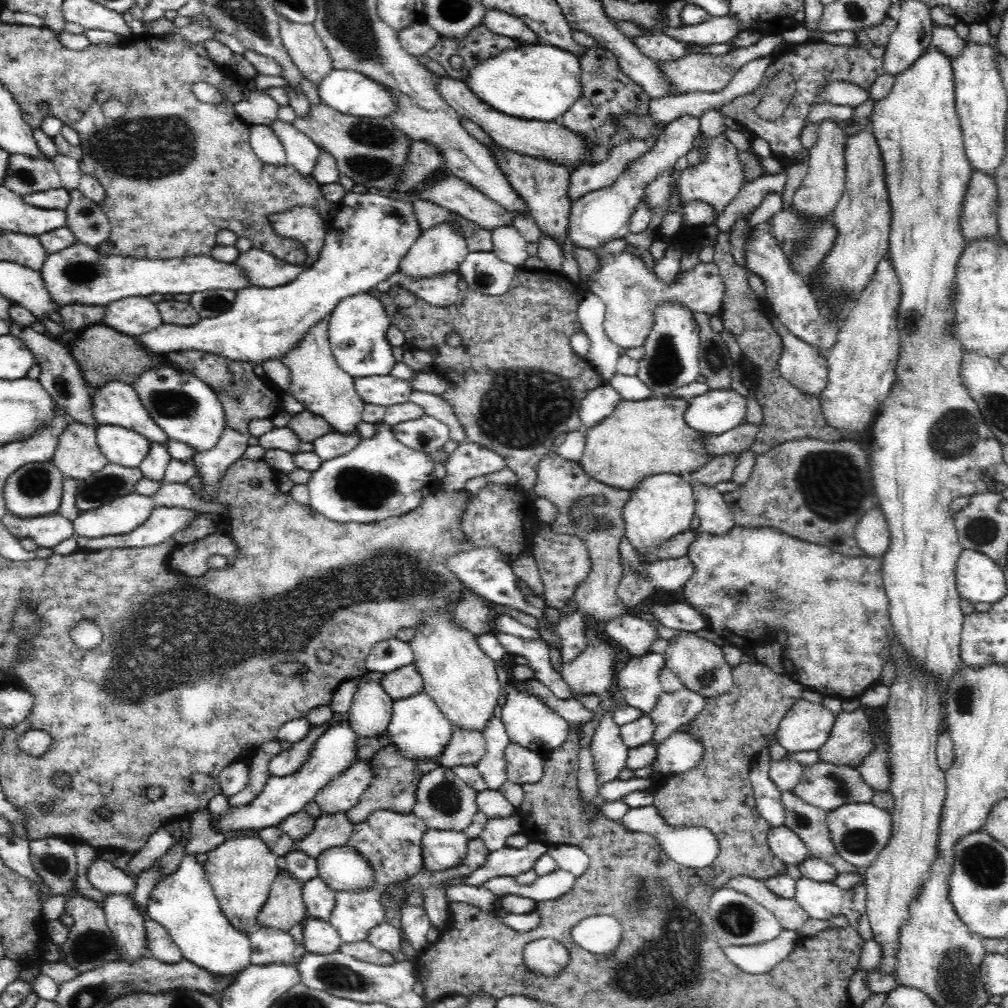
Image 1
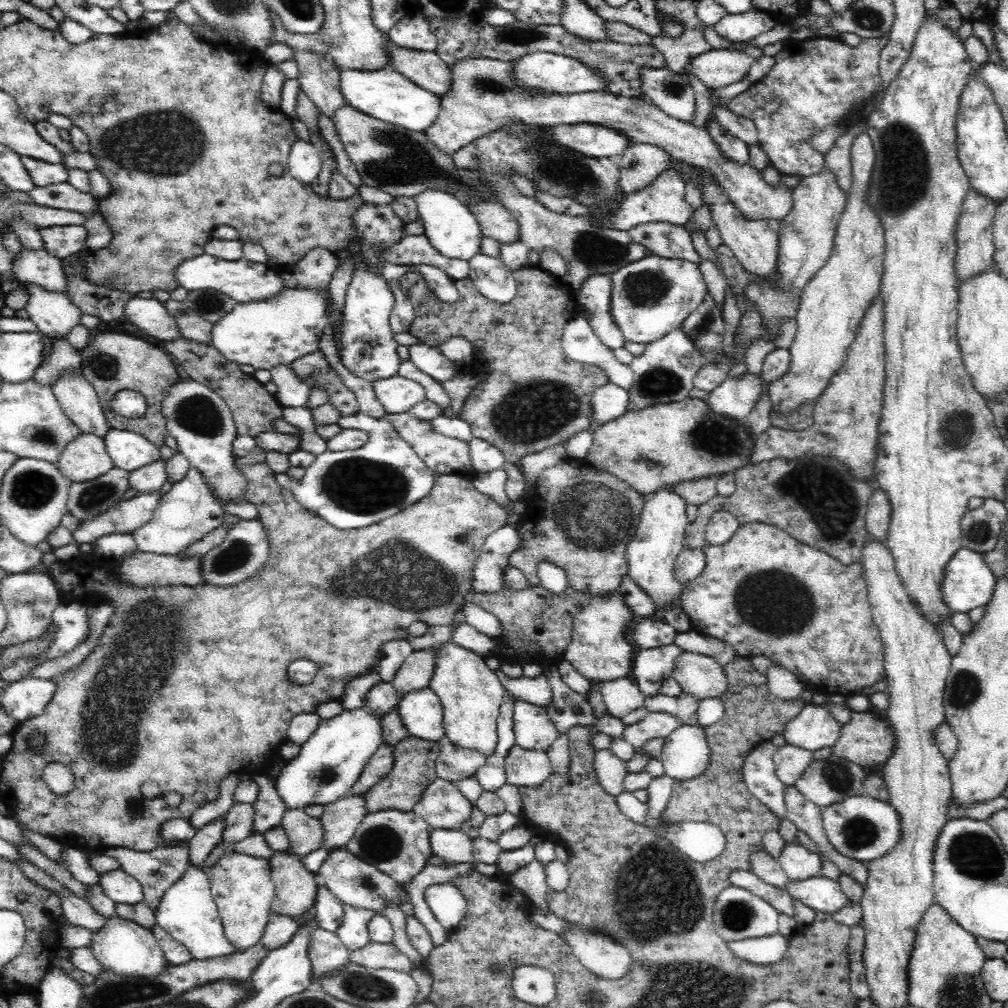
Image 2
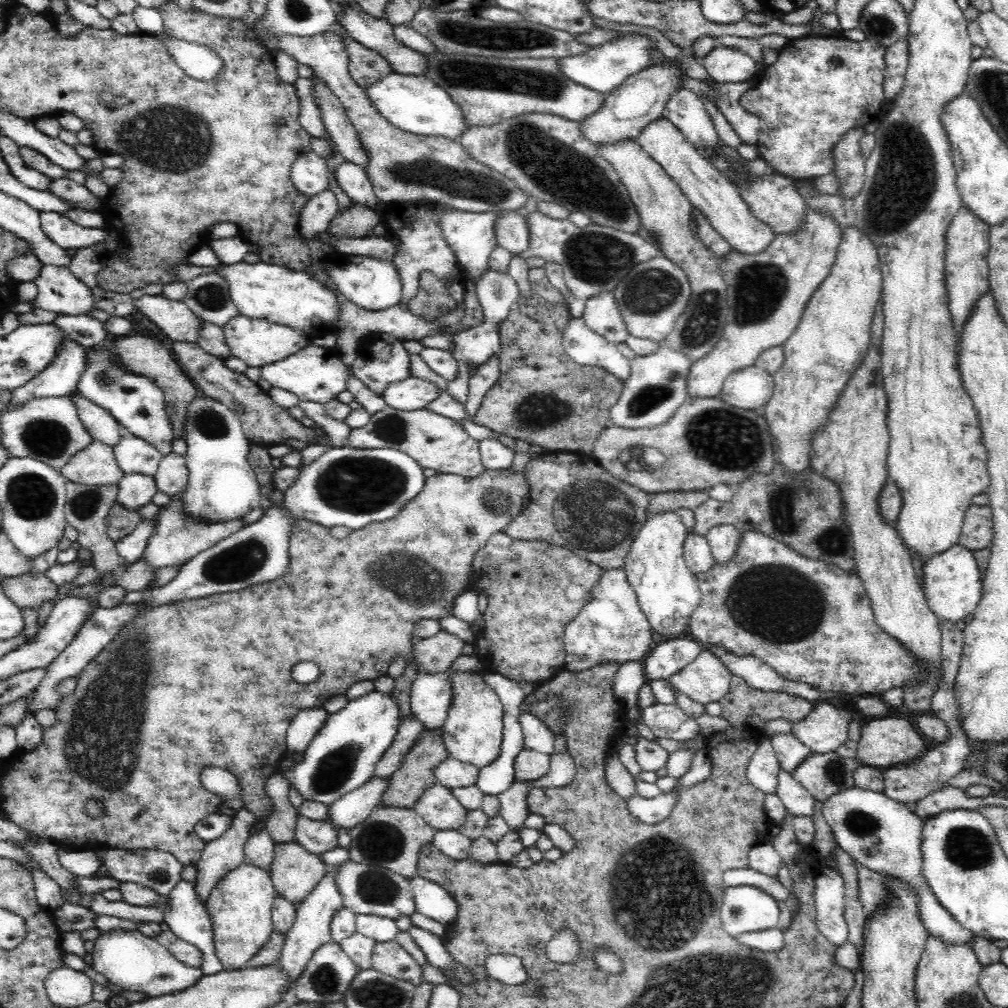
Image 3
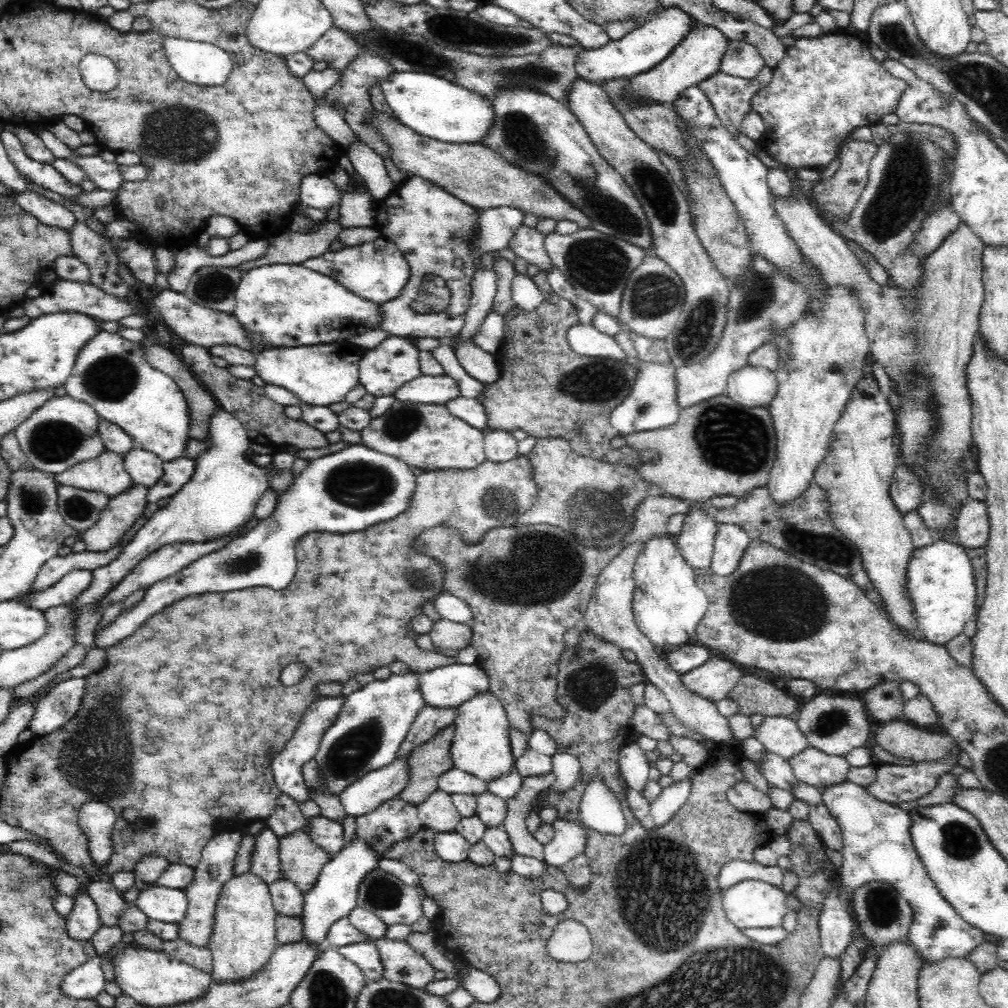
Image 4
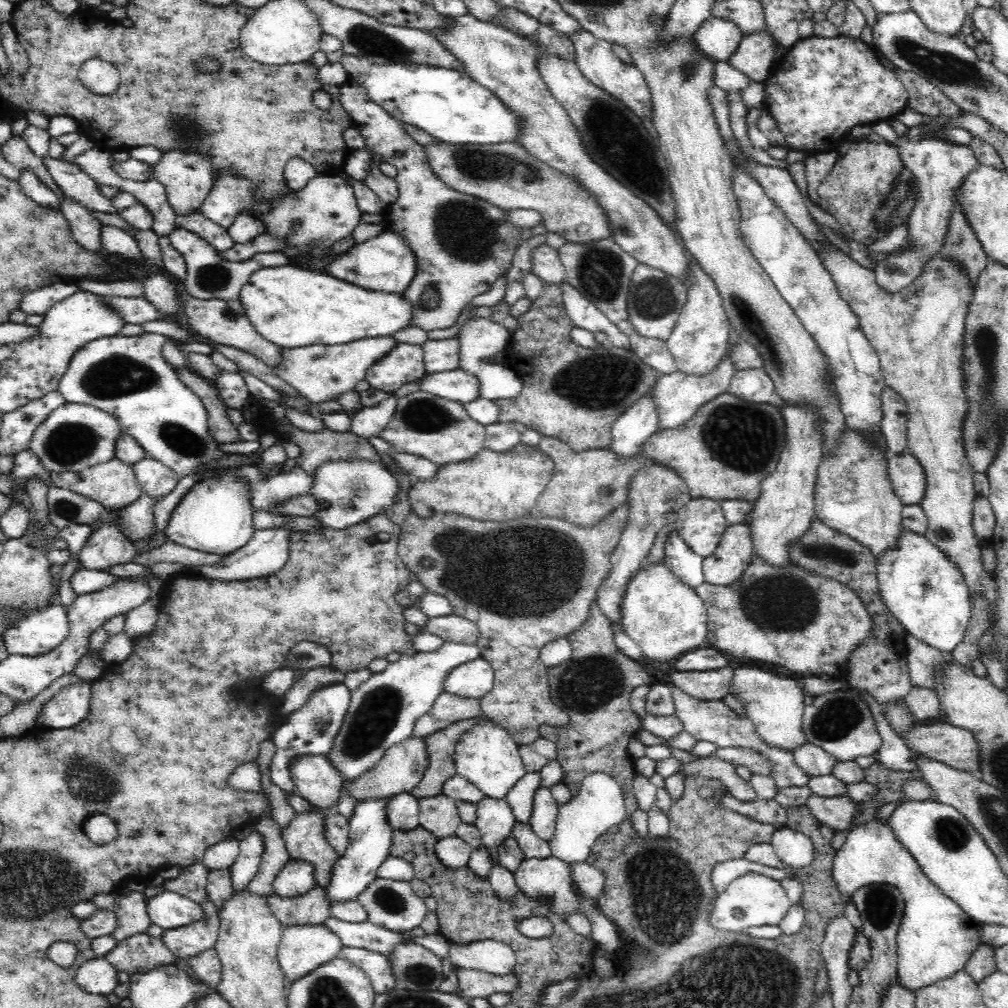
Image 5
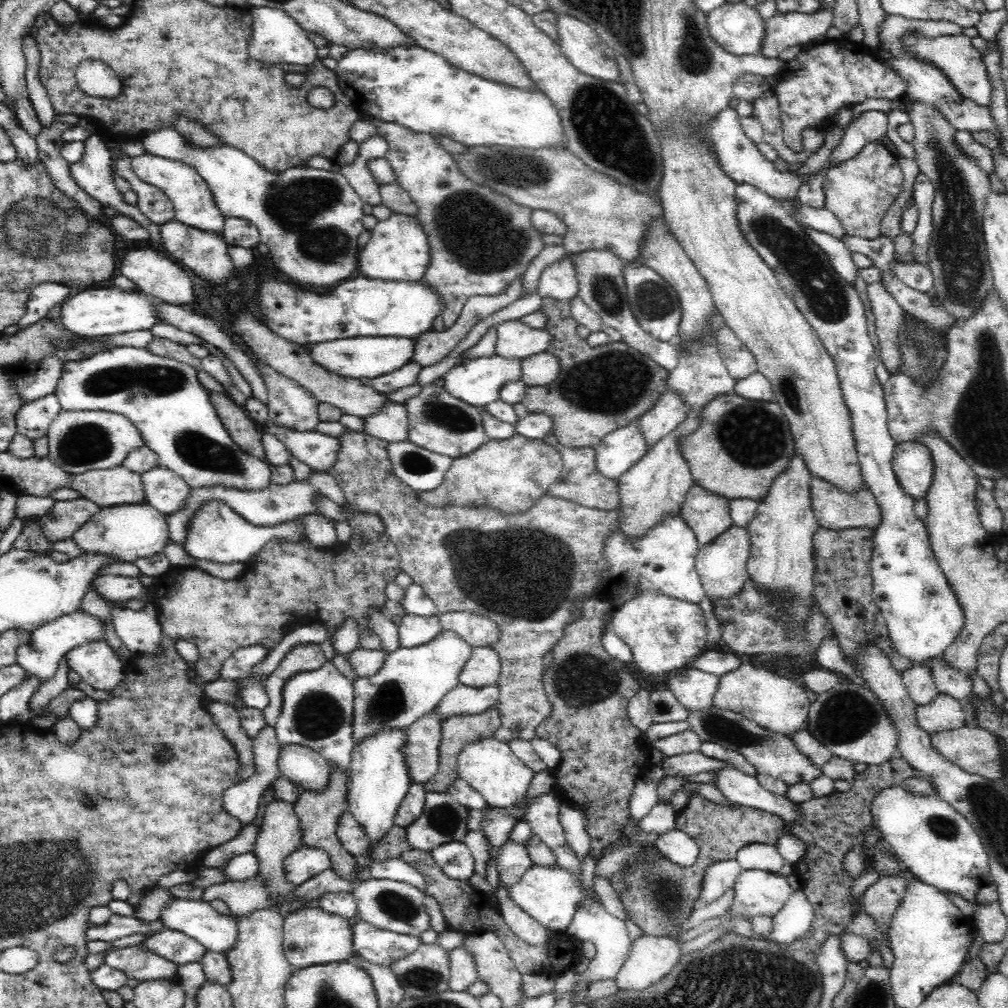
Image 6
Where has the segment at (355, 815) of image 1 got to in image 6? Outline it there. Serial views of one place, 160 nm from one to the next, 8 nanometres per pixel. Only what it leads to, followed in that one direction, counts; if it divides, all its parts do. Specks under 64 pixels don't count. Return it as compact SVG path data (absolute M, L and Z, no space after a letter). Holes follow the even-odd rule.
M490 707L484 712L478 712L474 715L457 715L446 719L446 722L442 724L442 741L439 744L439 769L426 783L426 793L447 792L448 788L459 777L457 756L463 751L463 748L471 742L478 742L483 738L493 737L500 726L501 719L498 707Z

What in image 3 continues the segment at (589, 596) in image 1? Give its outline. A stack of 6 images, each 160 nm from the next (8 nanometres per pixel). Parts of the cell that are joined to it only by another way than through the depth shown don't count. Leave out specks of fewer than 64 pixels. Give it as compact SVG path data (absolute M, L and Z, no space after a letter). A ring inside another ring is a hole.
M555 451L532 458L523 473L529 482L530 502L527 507L505 528L505 533L514 540L542 540L564 547L584 560L597 564L602 571L612 571L625 566L632 541L640 532L648 517L649 495L640 488L618 480L610 471L602 467L595 456ZM522 521L522 538L518 538L518 522Z

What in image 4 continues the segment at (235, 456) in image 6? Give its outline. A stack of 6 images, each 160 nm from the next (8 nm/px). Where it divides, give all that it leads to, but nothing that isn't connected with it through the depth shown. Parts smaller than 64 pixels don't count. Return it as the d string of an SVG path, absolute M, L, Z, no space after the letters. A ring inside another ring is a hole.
M100 331L94 335L78 353L70 376L63 384L66 394L74 400L90 405L102 419L117 424L134 442L133 448L146 449L164 463L174 462L178 458L190 458L195 461L203 452L204 442L190 438L190 415L187 400L171 376L160 372L147 362L143 354L145 342L126 340L119 332Z

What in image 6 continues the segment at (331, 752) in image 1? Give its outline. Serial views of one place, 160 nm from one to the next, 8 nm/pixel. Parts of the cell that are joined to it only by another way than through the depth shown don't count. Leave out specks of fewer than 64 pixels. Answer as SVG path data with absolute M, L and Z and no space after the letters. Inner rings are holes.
M443 630L430 642L414 648L398 647L385 657L380 671L371 677L358 677L354 684L354 744L372 735L406 730L424 717L459 684L459 676L473 652L454 631Z

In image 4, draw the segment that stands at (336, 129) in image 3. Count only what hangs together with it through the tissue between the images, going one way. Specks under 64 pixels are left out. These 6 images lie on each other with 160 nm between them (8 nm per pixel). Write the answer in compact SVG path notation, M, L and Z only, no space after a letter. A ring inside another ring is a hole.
M356 140L344 149L344 153L368 188L374 202L384 202L393 194L396 186L387 174L386 161L376 151Z

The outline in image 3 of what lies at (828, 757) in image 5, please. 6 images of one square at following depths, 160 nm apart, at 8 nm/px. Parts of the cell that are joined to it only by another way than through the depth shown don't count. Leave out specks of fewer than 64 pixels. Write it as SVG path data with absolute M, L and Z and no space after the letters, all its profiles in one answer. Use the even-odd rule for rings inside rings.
M836 751L827 753L810 752L808 756L804 756L804 760L800 762L796 769L791 771L791 775L802 784L803 788L819 802L824 803L830 799L830 796L838 792L848 791L855 786L853 781L853 772L858 768L859 764L856 760L843 758Z

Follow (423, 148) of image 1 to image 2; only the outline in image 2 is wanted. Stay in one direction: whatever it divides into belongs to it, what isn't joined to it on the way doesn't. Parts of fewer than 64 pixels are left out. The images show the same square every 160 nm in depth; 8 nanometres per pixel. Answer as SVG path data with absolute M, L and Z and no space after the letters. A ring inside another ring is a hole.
M460 58L458 62L454 62L450 69L450 90L442 96L441 111L438 118L426 130L425 135L431 143L434 143L440 151L444 151L447 155L453 155L462 146L466 146L473 140L480 139L492 131L502 129L504 125L510 124L511 121L522 122L527 125L573 125L573 124L602 124L604 127L610 127L611 130L619 131L631 140L632 144L651 144L663 148L669 156L679 159L683 163L690 163L698 168L708 171L716 177L716 181L720 187L727 193L727 199L731 204L738 208L746 220L783 220L794 208L794 190L785 186L780 182L776 187L768 185L762 177L762 173L749 163L738 164L729 158L726 158L718 144L714 142L712 136L709 135L707 128L704 126L696 127L692 123L675 119L666 115L654 103L646 99L638 99L638 97L628 98L627 96L618 96L605 90L598 92L576 92L569 95L556 94L538 94L536 98L527 98L518 86L515 86L515 79L511 78L512 65L515 61L492 60L486 58Z

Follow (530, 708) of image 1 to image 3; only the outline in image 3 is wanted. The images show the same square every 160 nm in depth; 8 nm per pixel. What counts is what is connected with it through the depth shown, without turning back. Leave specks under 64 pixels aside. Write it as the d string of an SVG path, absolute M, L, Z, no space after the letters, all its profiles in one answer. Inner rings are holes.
M524 712L519 719L524 734L525 748L551 755L554 753L555 735L536 716Z

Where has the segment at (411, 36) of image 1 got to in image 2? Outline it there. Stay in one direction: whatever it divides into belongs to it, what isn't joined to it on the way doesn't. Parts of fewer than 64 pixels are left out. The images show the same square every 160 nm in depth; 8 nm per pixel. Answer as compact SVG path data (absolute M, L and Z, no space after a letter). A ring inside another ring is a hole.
M422 12L411 14L396 22L389 30L389 41L395 46L420 52L436 52L440 46L437 36L430 31Z

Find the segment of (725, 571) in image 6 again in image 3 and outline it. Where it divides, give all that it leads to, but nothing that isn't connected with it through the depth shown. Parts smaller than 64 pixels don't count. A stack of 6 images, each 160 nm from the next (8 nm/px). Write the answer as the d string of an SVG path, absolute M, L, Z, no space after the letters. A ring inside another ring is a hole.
M721 524L710 528L705 535L715 563L725 565L737 552L741 532L733 524Z

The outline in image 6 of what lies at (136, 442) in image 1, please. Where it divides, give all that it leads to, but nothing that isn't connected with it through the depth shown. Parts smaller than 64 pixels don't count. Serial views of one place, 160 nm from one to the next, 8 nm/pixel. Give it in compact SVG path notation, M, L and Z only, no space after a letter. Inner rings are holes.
M162 465L142 473L141 479L146 502L166 517L182 510L191 491L181 476Z

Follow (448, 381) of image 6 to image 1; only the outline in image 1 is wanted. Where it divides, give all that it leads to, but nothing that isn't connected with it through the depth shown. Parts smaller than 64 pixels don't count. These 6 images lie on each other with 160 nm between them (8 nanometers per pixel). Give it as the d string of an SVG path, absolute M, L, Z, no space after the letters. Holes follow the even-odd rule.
M367 376L354 379L355 389L366 403L378 406L394 406L409 401L413 391L410 381L395 376ZM385 420L376 422L375 434L362 438L356 448L346 455L323 461L311 472L308 487L309 507L337 523L372 524L390 517L405 515L413 511L426 496L433 494L438 483L432 475L433 461L420 450L404 446L393 433L393 425Z

